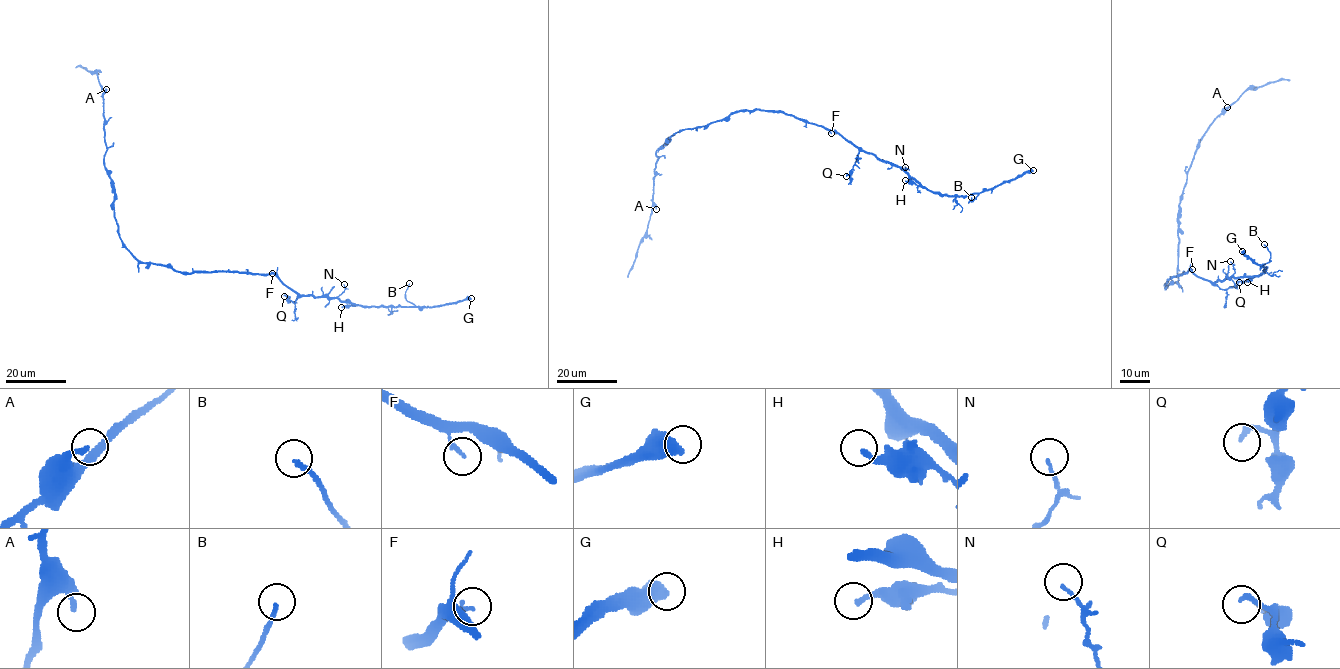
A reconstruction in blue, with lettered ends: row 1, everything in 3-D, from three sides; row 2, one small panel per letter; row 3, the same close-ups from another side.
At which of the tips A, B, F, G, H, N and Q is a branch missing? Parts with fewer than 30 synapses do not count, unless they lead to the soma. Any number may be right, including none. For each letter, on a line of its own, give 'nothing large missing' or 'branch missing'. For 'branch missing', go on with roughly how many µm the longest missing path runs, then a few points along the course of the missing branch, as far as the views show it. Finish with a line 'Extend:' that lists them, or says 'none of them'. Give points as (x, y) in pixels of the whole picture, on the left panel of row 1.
A: nothing large missing
B: nothing large missing
F: nothing large missing
G: branch missing; about 250 µm are missing
H: nothing large missing
N: nothing large missing
Q: nothing large missing
Extend: G

